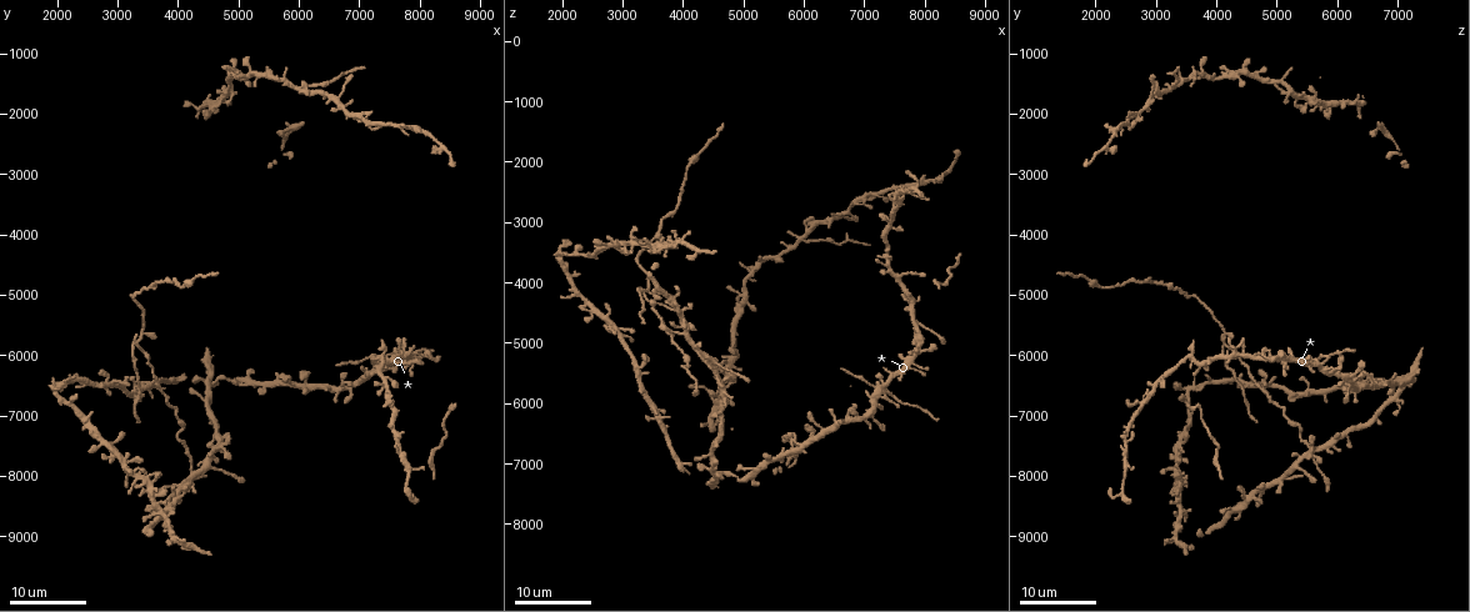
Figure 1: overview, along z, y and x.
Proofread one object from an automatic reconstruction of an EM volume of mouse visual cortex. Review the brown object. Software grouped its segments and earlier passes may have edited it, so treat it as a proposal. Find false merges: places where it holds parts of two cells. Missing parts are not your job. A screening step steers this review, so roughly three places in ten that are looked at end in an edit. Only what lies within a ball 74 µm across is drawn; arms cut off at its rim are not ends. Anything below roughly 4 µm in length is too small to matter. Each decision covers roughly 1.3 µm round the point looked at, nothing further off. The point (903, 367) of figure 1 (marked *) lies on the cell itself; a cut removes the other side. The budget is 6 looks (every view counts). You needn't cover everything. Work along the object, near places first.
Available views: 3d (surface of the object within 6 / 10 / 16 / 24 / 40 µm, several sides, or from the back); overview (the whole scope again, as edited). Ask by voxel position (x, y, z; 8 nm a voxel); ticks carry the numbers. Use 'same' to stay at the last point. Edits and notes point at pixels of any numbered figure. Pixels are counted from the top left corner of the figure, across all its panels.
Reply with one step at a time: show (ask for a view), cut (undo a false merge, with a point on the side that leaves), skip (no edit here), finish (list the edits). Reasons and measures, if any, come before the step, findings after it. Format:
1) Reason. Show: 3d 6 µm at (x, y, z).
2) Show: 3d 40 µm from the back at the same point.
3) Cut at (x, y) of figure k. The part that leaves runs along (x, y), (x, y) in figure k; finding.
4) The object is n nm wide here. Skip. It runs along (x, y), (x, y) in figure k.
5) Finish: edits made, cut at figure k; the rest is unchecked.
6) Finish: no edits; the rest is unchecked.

Two arms at a narrow angle. Show: 3d 24 µm at (3300, 5800, 4150).

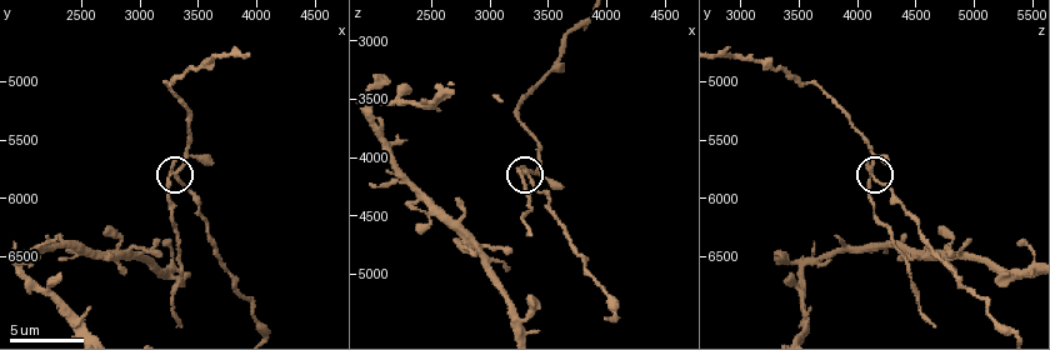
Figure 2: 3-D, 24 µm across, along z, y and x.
Zoom in. Show: 3d 6 µm at (3260, 5820, 4100).

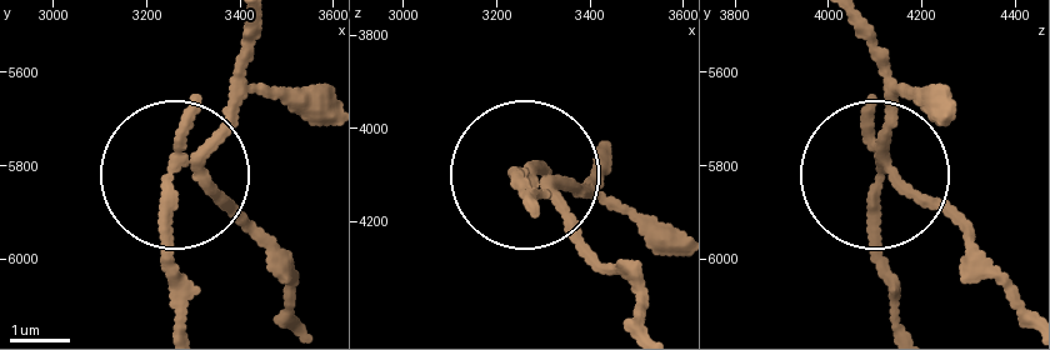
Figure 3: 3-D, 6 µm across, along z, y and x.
The object is 180 nm wide here. Cut at (170, 245) of figure 3. The part that leaves runs along (189, 156), (174, 315) in figure 3; a second cell is stuck on.

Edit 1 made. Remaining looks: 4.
Redraw. Show: overview.

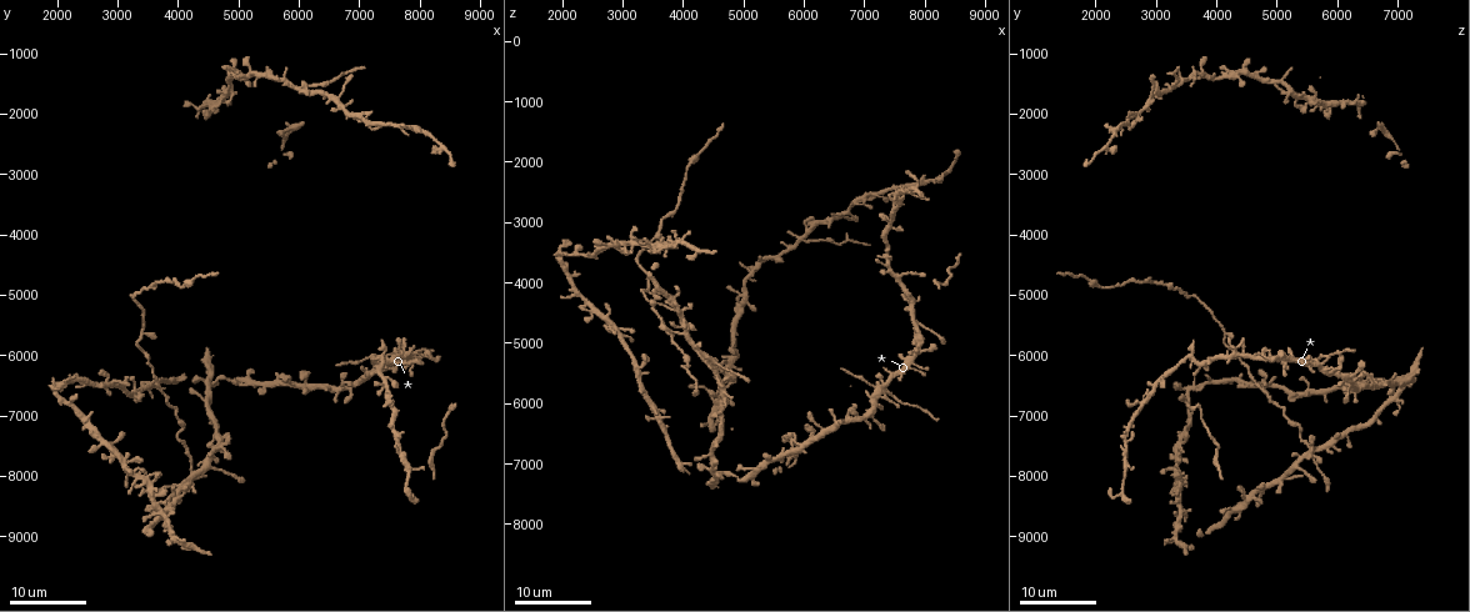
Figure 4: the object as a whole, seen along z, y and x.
Show: 3d 24 µm at (4600, 7850, 5300).

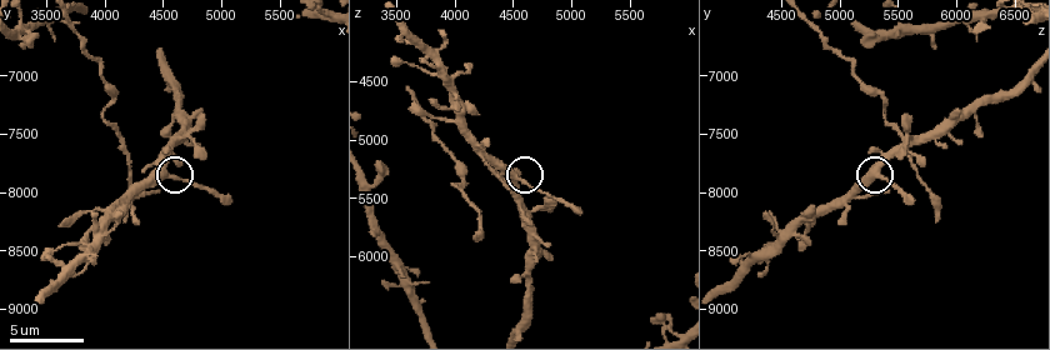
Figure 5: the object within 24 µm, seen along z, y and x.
Closer look. Show: 3d 6 µm at (4580, 7840, 5320).

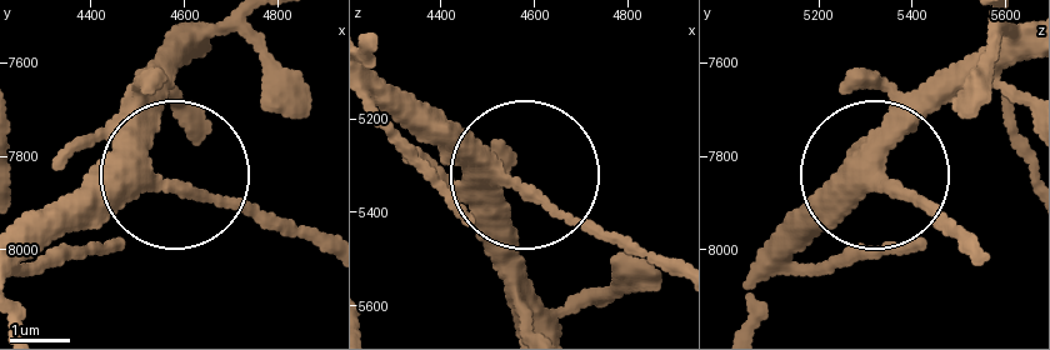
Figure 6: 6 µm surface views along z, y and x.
Skip. Continuous, no second cell.

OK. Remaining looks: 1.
Finish: edits made, cut at figure 3; the rest is unchecked.

